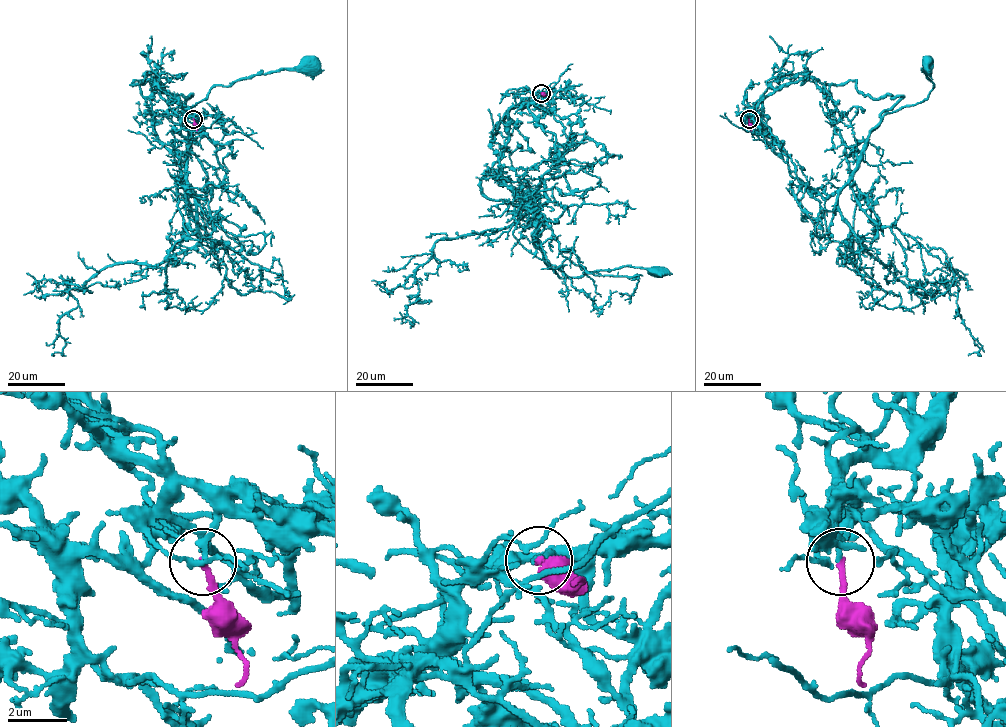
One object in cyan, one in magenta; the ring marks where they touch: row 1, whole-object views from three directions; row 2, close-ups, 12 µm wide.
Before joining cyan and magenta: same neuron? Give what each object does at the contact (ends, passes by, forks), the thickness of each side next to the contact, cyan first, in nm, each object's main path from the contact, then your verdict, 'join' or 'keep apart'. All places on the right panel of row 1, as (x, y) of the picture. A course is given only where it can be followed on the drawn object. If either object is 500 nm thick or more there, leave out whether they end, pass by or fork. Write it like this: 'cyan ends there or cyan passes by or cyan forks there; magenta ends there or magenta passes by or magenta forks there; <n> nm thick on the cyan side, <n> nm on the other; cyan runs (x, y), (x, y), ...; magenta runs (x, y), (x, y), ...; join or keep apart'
cyan ends there; magenta ends there; 200 nm thick on the cyan side, 200 nm on the other; cyan runs (748, 118), (763, 122), (796, 176), (828, 198), (849, 181), (881, 118), (933, 88), (921, 70), (928, 65); magenta runs (748, 118), (751, 131); keep apart

